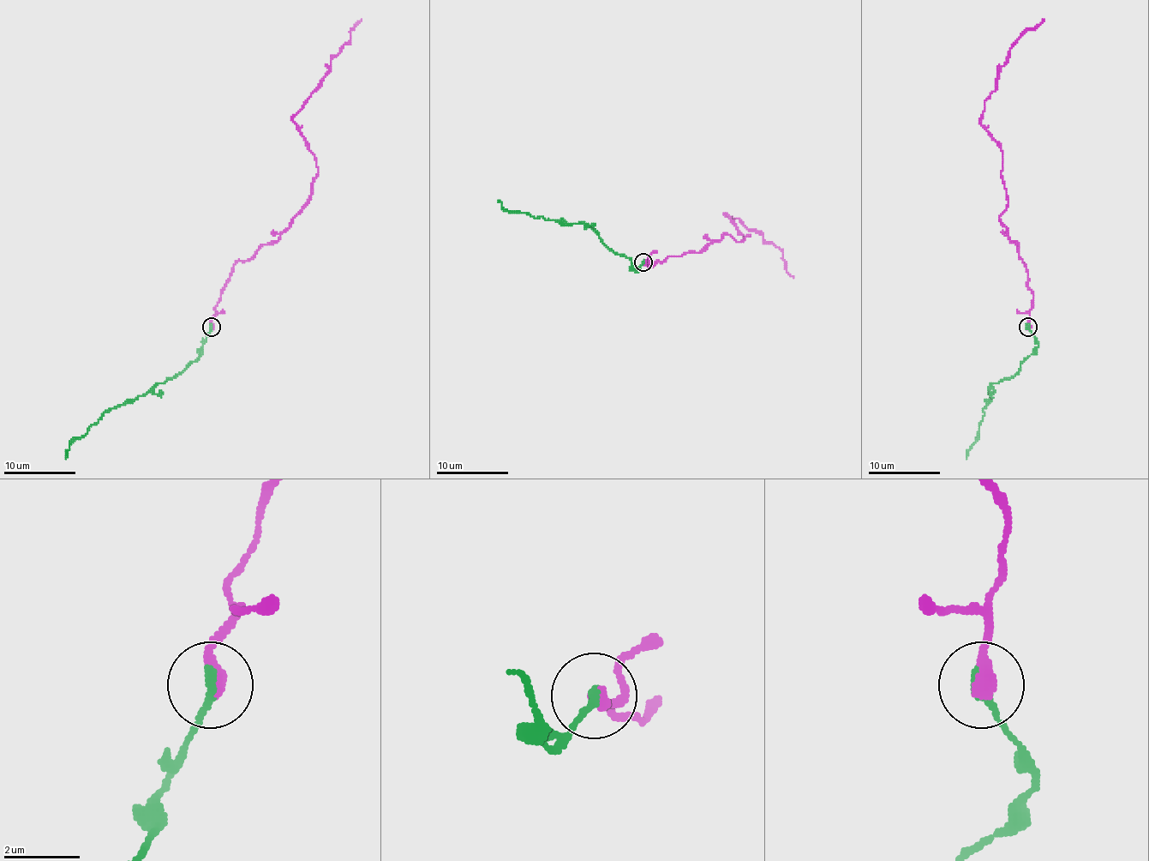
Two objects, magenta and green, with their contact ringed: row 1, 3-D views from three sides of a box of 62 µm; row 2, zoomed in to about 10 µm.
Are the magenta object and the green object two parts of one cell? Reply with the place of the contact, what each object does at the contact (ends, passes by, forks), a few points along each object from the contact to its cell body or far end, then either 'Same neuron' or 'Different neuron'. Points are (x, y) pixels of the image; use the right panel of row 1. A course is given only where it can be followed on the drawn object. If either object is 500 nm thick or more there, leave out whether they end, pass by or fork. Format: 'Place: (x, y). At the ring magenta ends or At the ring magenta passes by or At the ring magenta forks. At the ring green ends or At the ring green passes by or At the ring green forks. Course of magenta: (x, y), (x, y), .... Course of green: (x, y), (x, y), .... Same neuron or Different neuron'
Place: (1028, 327). At the ring magenta ends. At the ring green ends. Course of magenta: (1027, 328), (1033, 291), (1019, 244), (999, 217), (1008, 202), (1001, 145), (981, 117), (1009, 48), (1044, 19). Course of green: (1027, 328), (1038, 346), (1022, 361), (1013, 376), (991, 385), (979, 424), (979, 439), (972, 446), (966, 459). Different neuron

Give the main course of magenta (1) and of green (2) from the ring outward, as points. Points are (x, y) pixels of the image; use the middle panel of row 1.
1: (643, 261), (653, 267), (702, 252), (727, 232), (738, 242), (750, 234), (727, 214), (774, 243), (793, 278)
2: (643, 261), (635, 272), (625, 255), (607, 247), (588, 225), (509, 213), (498, 200)

